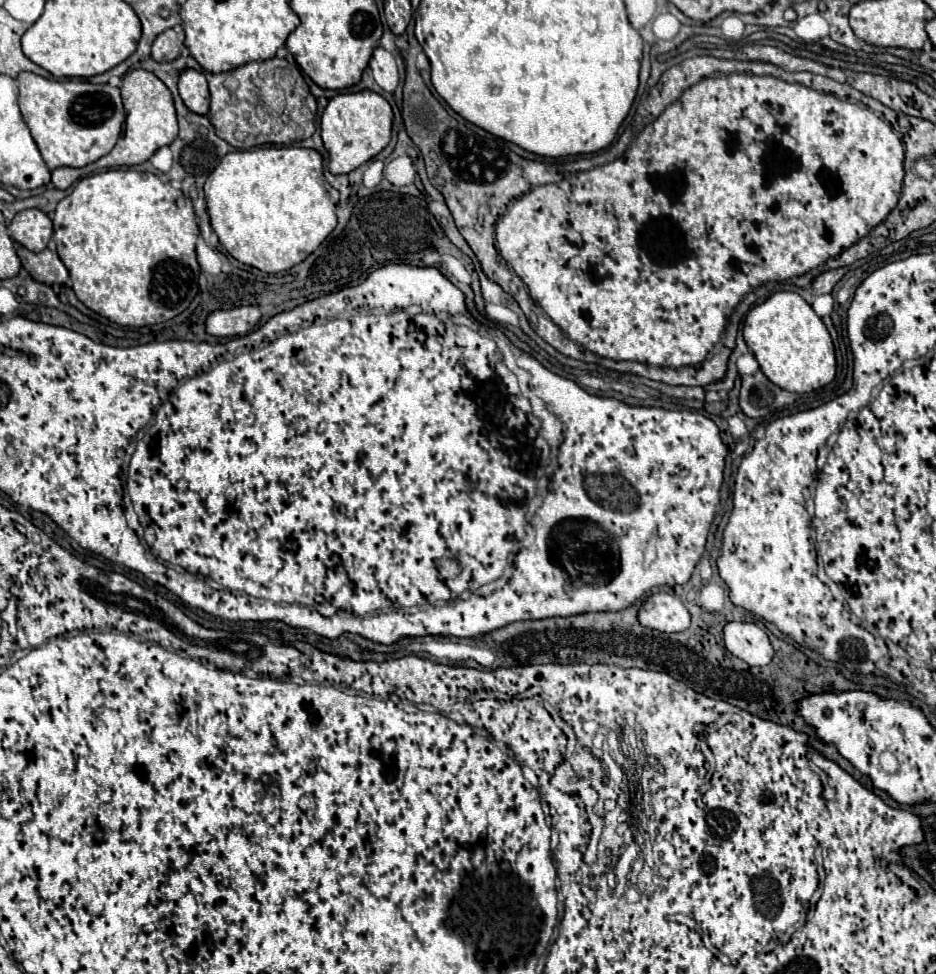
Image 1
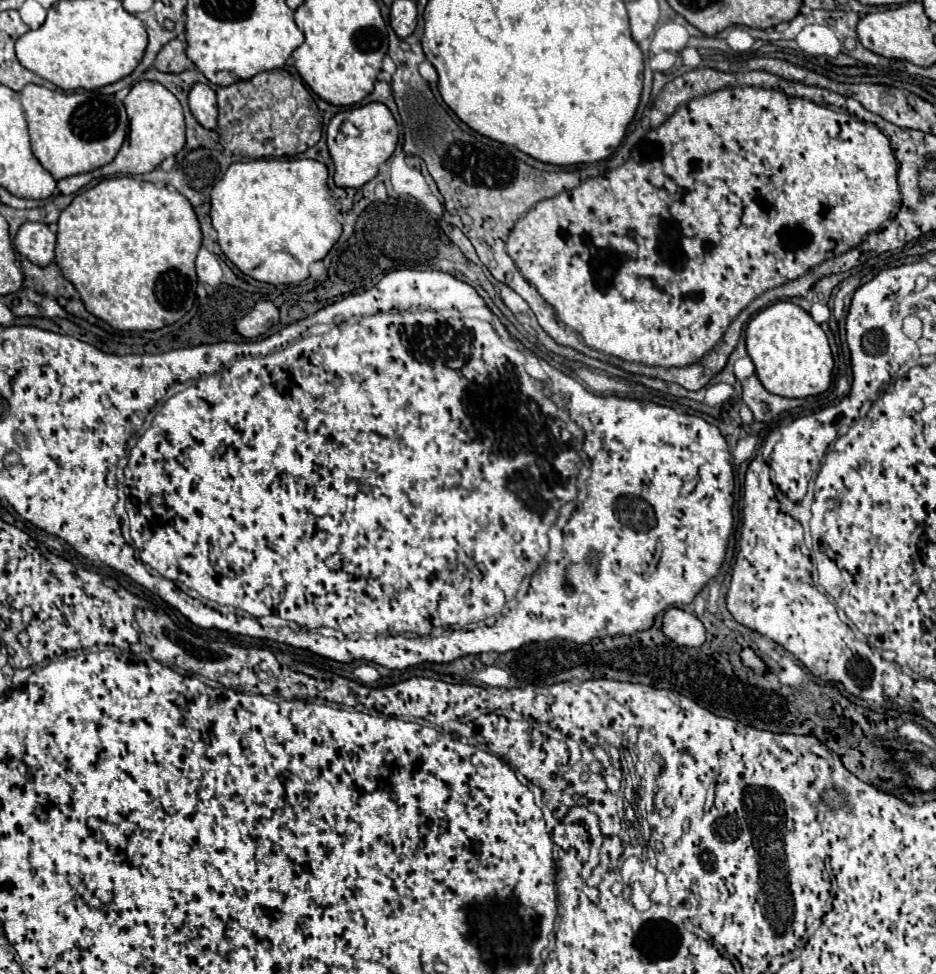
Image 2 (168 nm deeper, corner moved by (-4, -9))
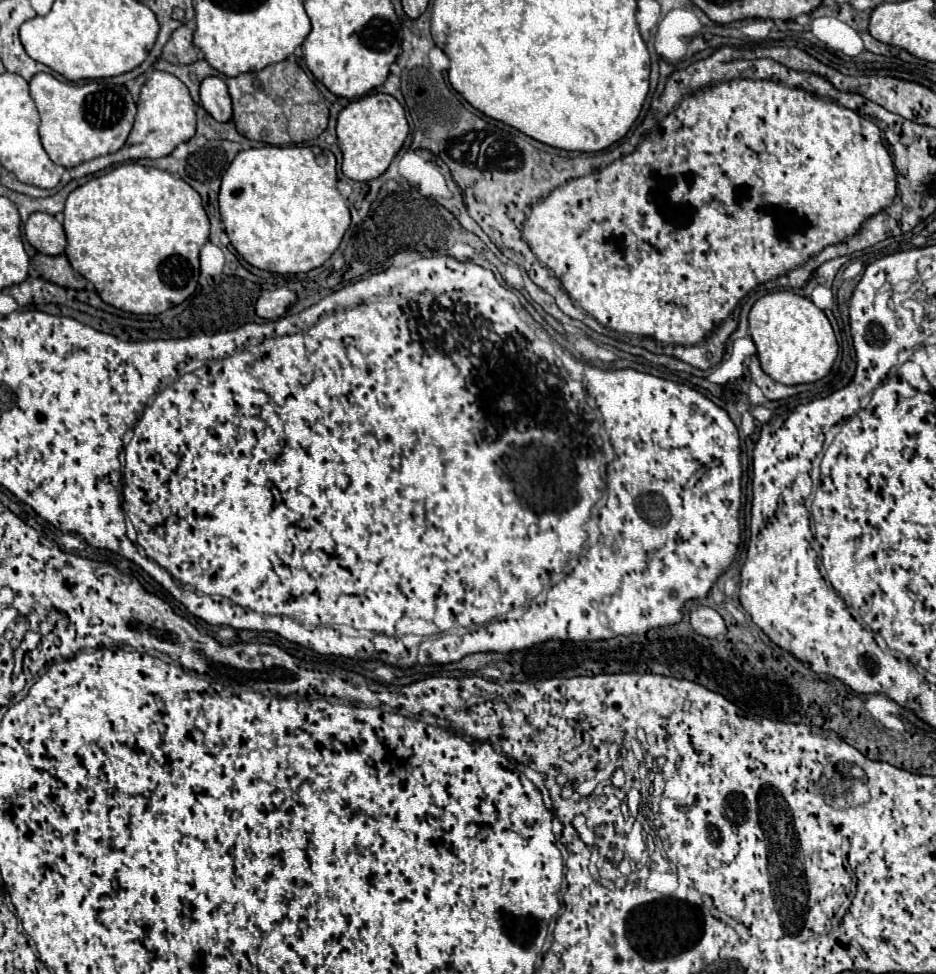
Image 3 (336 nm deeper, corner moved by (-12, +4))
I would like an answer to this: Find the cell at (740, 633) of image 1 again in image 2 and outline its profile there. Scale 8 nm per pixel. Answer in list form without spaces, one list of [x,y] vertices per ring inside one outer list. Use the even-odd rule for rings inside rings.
[[[744,649],[744,651],[742,651],[742,661],[744,661],[746,667],[750,667],[750,669],[756,671],[756,673],[764,673],[764,671],[766,671],[764,661],[762,661],[752,649]]]

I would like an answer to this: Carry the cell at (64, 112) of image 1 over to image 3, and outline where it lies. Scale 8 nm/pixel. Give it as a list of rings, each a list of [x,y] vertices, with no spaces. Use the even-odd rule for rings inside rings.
[[[42,72],[30,80],[30,96],[40,114],[40,138],[46,154],[68,170],[120,150],[136,118],[136,104],[130,92],[110,80],[72,84]]]

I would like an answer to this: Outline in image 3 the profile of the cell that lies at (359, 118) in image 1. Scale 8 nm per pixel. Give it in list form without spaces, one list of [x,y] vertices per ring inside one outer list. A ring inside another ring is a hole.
[[[382,92],[352,100],[338,116],[336,136],[340,150],[344,154],[342,162],[344,176],[350,180],[374,180],[390,166],[392,158],[398,154],[408,136],[404,108],[394,96]]]

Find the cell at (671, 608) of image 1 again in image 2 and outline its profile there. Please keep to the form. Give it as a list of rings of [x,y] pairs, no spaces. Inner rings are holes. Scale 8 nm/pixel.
[[[676,607],[664,613],[662,631],[674,643],[684,645],[684,647],[700,647],[706,641],[706,629],[702,621],[696,615],[676,609]]]

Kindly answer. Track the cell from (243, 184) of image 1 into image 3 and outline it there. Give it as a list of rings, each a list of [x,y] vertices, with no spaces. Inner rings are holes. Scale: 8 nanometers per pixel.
[[[262,146],[262,148],[248,148],[238,152],[238,156],[234,158],[234,162],[230,164],[230,168],[226,170],[226,174],[222,176],[222,186],[220,186],[220,196],[218,196],[218,204],[220,204],[220,216],[226,228],[226,234],[232,242],[232,246],[236,248],[236,252],[252,266],[260,268],[260,270],[268,270],[268,272],[278,272],[278,274],[298,274],[298,272],[308,272],[312,268],[322,266],[332,252],[338,248],[344,232],[350,226],[350,212],[348,212],[347,200],[348,196],[344,196],[338,188],[340,182],[336,174],[336,158],[330,150],[326,148],[318,148],[318,146]]]

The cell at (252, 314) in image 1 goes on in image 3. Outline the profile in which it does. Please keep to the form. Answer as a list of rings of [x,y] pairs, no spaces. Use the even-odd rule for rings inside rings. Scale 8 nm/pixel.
[[[274,288],[260,294],[256,302],[256,314],[264,320],[276,320],[282,318],[288,310],[288,306],[296,300],[296,294],[288,288]]]

